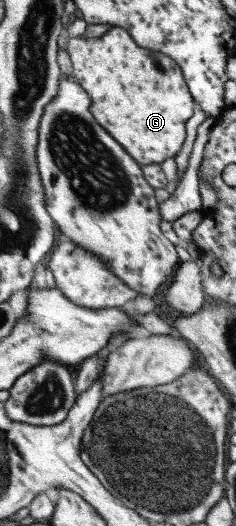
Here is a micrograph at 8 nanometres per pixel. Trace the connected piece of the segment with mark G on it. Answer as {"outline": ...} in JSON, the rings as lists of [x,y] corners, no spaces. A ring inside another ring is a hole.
{"outline":[[[65,27],[62,32],[61,37],[67,39],[71,75],[90,96],[89,109],[97,124],[141,167],[174,157],[193,108],[178,64],[161,52],[141,48],[121,27],[110,27],[96,38],[68,37]]]}

